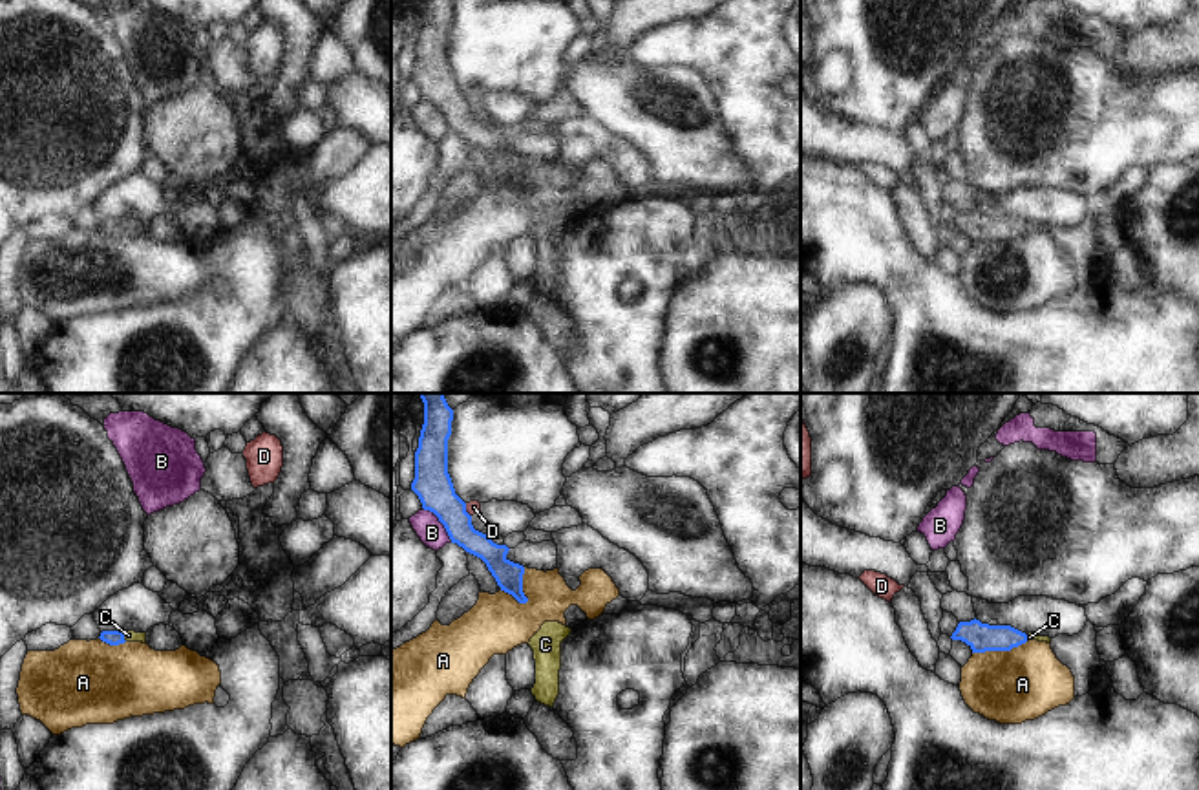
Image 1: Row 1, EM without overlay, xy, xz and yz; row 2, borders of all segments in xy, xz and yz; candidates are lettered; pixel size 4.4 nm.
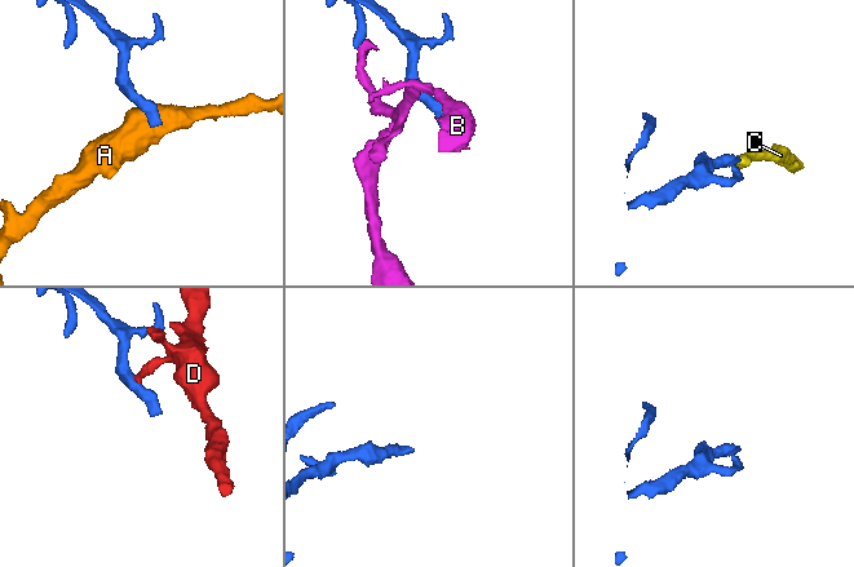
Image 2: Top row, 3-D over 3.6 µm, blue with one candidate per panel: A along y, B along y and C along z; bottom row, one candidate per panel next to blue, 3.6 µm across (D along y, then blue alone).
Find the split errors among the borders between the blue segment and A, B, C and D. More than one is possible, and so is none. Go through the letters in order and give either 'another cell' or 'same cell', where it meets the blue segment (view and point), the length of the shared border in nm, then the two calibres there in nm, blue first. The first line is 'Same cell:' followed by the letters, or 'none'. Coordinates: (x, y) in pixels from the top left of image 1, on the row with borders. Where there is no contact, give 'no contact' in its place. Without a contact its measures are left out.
Same cell: C
A: another cell; contact xz (521, 587); length 170 nm; calibres 120 and 260 nm
B: another cell; contact xz (439, 520); length 200 nm; calibres 170 and 120 nm
C: same cell; contact xy (123, 637); length 40 nm; calibres 60 and 50 nm
D: another cell; contact xz (465, 511); length 70 nm; calibres 170 and 60 nm

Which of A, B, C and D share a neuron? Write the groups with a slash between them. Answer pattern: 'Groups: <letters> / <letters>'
Groups: A / B / C / D

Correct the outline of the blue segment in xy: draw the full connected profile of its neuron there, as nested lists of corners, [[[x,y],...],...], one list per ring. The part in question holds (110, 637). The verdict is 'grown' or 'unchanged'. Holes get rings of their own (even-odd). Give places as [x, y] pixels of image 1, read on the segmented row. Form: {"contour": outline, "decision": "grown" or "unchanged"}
{"contour": [[[102,631],[99,636],[102,642],[110,646],[119,646],[124,642],[143,642],[146,644],[146,633],[135,633],[135,631]]], "decision": "grown"}

